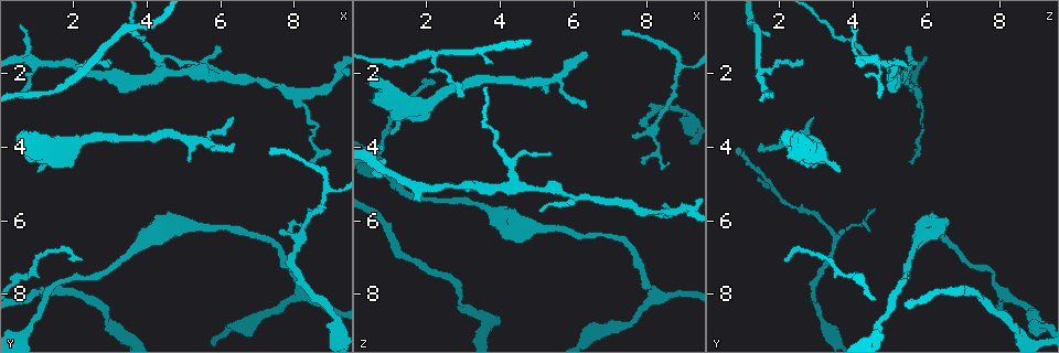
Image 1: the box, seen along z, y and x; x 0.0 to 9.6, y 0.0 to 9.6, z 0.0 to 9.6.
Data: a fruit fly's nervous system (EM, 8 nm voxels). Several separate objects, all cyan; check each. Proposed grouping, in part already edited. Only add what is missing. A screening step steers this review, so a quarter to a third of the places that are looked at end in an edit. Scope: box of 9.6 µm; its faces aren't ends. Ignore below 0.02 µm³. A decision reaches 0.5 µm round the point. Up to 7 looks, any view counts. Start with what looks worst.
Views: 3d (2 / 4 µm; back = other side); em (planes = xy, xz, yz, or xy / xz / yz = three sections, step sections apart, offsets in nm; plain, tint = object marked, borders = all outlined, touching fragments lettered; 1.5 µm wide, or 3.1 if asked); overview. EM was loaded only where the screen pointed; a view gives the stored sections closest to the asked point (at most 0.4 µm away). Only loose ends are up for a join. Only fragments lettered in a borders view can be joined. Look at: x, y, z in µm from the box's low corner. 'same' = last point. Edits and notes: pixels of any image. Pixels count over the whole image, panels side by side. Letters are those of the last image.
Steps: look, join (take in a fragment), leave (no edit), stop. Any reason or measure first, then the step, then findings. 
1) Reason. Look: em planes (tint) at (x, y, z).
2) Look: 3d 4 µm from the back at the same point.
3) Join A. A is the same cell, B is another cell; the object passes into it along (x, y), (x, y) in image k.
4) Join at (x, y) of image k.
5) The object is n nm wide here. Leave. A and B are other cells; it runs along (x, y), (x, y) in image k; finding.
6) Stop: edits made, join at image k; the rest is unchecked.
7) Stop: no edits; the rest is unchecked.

Branch stops here. Look: em planes (borders) at (7.50, 6.30, 3.70).

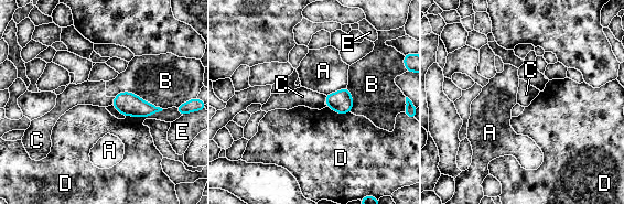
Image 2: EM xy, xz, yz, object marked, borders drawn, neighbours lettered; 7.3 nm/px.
The object is 120 nm wide here. Leave. A, B, C, D and E are other cells; a border runs along (115, 97), (111, 104) in image 2; no lettered fragment goes on from it.

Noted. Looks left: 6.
End of a long branch. Look: em planes (plain) at (2.20, 7.10, 2.25).

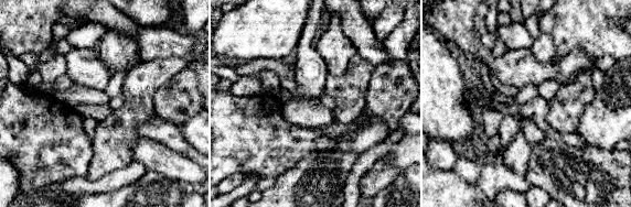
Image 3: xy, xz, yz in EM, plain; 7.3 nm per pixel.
Look: em planes (borders) at the same point.

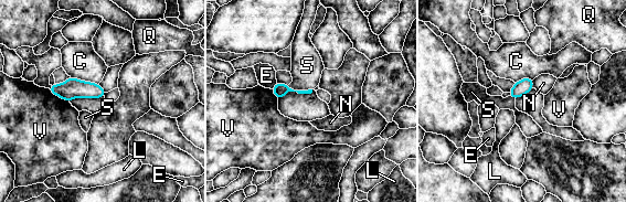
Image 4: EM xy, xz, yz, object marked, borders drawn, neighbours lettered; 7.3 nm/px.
The longest contact is with C, 220 nm. Leave. C, E, L, N, Q, S and V are other cells; no lettered fragment goes on from it.

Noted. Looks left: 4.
Free end. Look: em planes (plain) at (3.85, 0.90, 1.65).

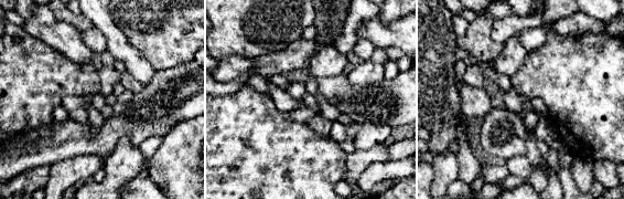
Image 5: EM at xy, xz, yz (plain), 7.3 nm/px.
See the neighbours. Look: em planes (borders) at the same point.

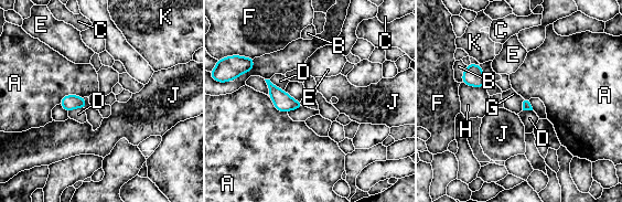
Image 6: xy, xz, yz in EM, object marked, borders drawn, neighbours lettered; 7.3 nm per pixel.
Leave. A, B, C, D, E, F, G, H, J and K are other cells; none of them fits.

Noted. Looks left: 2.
Stop: no edits; the rest is unchecked.

